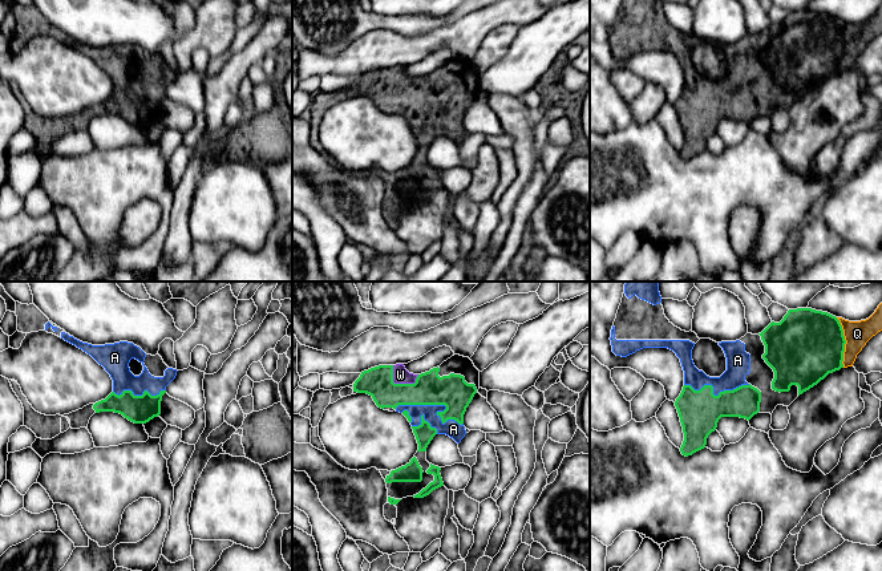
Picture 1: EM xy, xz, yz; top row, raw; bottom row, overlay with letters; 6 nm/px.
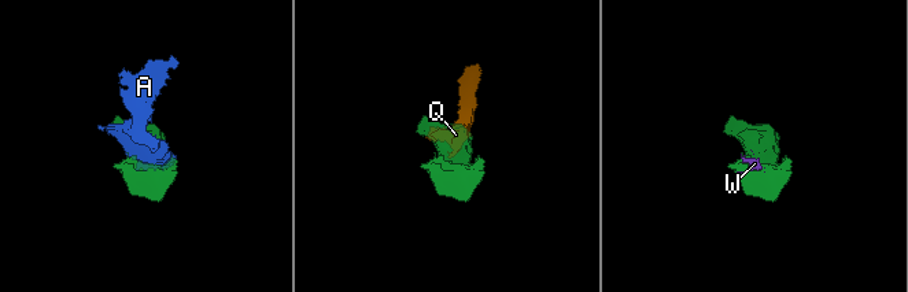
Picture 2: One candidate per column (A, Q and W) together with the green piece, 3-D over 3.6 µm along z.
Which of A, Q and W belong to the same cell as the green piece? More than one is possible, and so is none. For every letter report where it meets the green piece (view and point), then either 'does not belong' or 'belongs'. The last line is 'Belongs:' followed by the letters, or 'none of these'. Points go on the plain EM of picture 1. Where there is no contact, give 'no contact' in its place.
A: meets green in xz at (439, 106); belongs
Q: meets green in yz at (845, 45); belongs
W: meets green in xz at (400, 86); belongs
Belongs: A, Q, W

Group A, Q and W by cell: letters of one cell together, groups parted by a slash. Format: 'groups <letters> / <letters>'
groups A Q W

